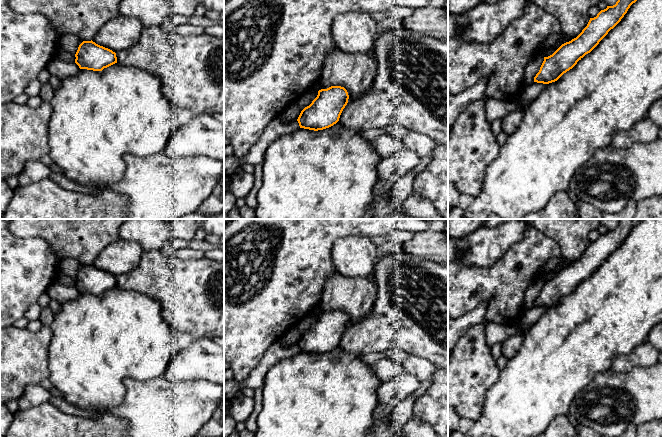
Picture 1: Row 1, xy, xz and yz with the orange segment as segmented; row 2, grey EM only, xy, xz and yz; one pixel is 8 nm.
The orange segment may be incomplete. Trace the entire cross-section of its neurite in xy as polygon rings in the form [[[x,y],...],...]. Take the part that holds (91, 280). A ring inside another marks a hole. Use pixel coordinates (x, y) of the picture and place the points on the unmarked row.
[[[83,265],[75,278],[75,287],[79,290],[80,295],[77,299],[61,304],[61,309],[54,314],[54,320],[50,325],[52,338],[49,345],[49,380],[55,388],[59,390],[62,397],[70,404],[92,413],[105,412],[120,406],[126,394],[124,385],[125,377],[132,377],[141,381],[162,376],[168,367],[168,364],[178,350],[174,334],[164,318],[161,305],[150,297],[128,290],[123,290],[117,286],[116,277],[91,265]]]

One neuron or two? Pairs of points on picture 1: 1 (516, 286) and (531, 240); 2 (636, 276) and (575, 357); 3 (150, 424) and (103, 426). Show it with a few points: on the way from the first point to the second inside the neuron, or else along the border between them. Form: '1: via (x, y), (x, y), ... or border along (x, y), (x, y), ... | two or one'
1: via (516, 275), (523, 268), (523, 261), (531, 251) | one
2: via (617, 296), (577, 337) | one
3: border along (106, 414), (118, 416), (128, 426) | two

